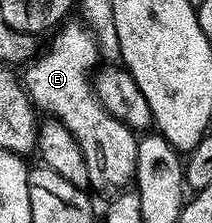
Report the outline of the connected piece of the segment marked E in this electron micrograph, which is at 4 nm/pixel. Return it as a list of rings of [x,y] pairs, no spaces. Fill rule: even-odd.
[[[64,22],[50,36],[51,44],[44,55],[42,52],[22,68],[21,82],[36,108],[60,119],[79,142],[85,165],[89,165],[91,187],[115,193],[135,178],[139,139],[134,130],[111,115],[99,100],[92,79],[101,63],[99,43],[86,23],[71,22]]]

